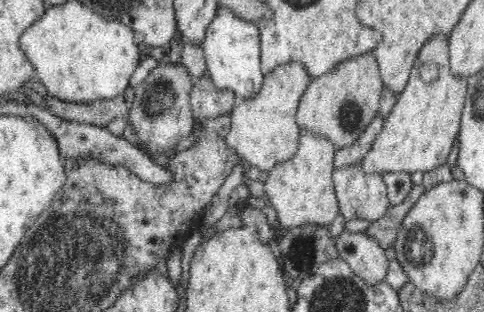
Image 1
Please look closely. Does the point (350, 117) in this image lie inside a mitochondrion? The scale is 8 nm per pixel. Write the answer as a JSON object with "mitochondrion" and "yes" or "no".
{"mitochondrion":"yes"}

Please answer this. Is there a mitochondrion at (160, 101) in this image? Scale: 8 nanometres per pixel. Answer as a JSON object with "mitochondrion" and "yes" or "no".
{"mitochondrion":"yes"}

